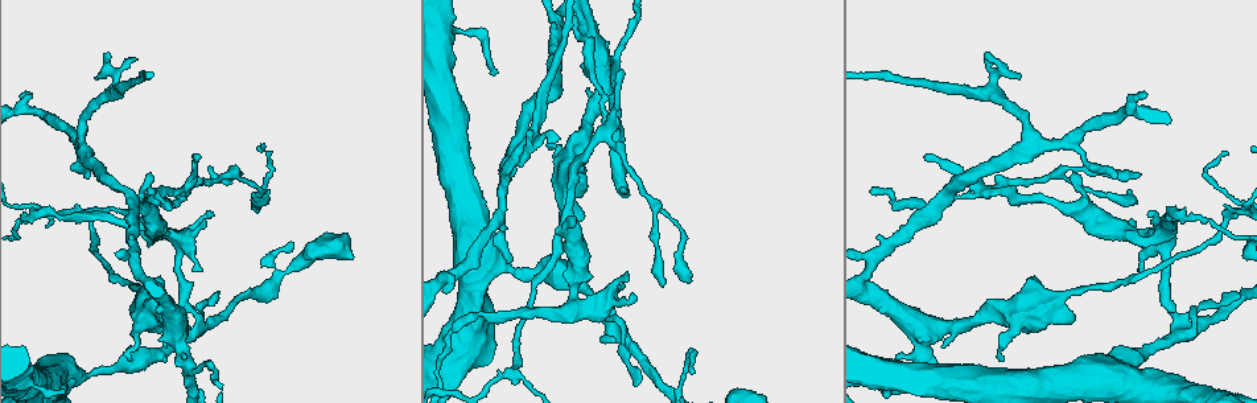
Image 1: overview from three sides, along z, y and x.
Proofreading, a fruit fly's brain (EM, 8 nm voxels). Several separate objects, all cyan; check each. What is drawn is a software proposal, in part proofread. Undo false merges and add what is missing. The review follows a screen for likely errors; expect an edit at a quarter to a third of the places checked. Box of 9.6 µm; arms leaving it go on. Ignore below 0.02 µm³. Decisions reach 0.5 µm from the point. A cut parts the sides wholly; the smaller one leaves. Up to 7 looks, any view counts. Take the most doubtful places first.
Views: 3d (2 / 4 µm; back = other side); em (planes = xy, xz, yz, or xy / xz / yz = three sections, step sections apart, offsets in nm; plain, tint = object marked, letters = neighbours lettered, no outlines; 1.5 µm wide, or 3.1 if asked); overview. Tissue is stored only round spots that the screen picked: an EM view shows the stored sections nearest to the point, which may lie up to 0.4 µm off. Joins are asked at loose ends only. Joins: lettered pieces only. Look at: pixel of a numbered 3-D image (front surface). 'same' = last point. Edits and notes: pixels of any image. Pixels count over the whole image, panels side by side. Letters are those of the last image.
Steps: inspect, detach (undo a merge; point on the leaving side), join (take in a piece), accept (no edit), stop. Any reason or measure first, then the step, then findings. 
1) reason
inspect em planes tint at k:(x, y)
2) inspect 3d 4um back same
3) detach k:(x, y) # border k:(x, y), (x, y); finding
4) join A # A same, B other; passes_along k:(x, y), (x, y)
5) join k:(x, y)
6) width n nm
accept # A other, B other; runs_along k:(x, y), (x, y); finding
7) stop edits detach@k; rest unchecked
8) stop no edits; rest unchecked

inspect em planes letters at 1:(1075, 175)

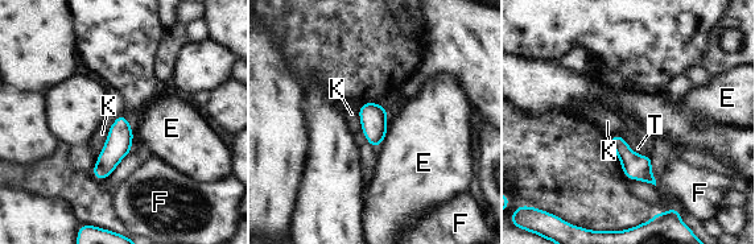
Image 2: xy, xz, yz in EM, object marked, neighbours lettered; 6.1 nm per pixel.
accept # E other, F other, K other, T other; border 2:(387, 133), (378, 145); none of them fits

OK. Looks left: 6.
thin end
inspect em planes letters at 1:(636, 384)

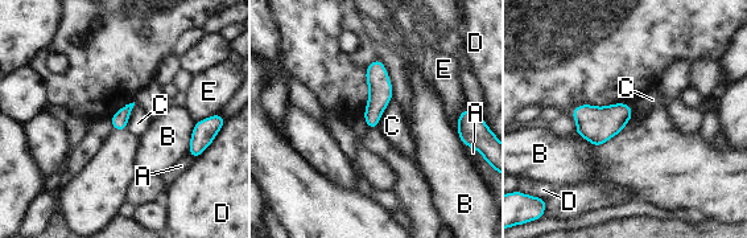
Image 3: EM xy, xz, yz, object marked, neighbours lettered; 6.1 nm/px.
longest_contact C 220 nm
accept # A other, B other, C other, D other, E other; runs_along 3:(378, 64), (378, 102), (371, 124); no lettered piece goes on from it

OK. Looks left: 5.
branch stops here
inspect em yz step 8 letters at 1:(635, 298)

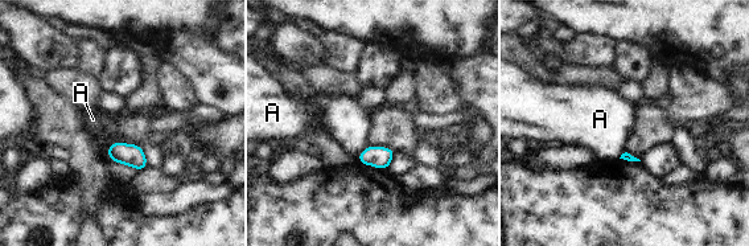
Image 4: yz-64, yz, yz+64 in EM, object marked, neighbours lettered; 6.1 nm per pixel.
inspect em planes letters same

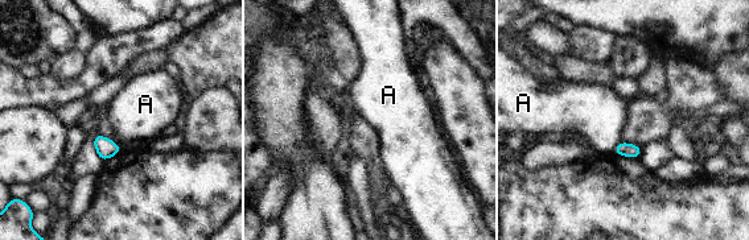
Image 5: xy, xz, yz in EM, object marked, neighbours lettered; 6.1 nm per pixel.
accept # A other; border 5:(622, 141), (612, 152); none of them fits

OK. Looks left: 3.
stop no edits; rest unchecked

